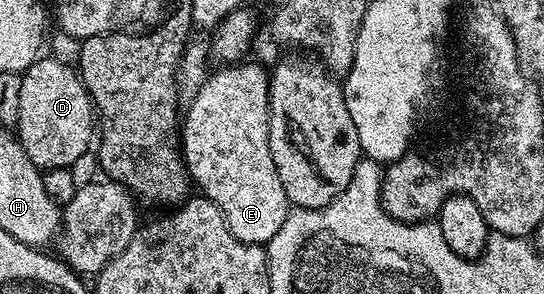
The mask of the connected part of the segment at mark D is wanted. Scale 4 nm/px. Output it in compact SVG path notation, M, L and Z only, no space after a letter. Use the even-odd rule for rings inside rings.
M39 58L31 68L21 73L20 114L16 125L17 140L24 146L28 158L40 170L51 168L70 168L85 152L91 151L96 136L96 109L88 90L82 84L82 78L73 67L62 60Z

